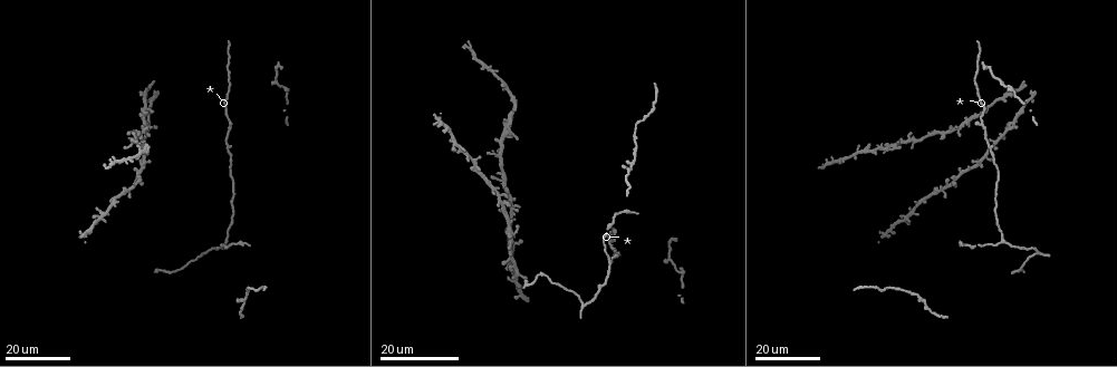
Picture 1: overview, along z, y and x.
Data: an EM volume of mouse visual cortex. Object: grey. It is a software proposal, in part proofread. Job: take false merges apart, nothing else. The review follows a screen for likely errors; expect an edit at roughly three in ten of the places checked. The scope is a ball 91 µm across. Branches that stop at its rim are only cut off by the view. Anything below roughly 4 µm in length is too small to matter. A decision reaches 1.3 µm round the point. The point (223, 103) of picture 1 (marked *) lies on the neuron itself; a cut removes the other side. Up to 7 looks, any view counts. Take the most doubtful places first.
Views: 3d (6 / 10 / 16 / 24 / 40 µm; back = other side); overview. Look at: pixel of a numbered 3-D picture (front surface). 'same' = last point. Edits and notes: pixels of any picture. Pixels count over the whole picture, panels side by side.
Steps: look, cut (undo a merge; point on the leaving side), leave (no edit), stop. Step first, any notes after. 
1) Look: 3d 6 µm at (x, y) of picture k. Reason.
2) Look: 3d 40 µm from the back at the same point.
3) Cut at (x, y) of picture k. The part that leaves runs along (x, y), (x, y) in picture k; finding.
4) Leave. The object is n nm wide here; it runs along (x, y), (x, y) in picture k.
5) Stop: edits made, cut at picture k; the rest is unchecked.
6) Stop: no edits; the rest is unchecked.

Look: 3d 16 µm at (888, 149) of picture 1. Small branch off a trunk.

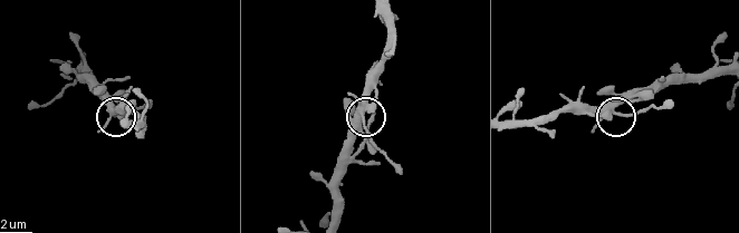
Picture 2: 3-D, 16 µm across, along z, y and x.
Look: 3d 6 µm at (364, 115) of picture 2.

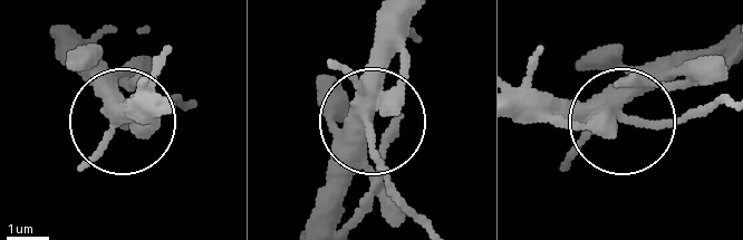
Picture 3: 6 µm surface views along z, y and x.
Leave. The object is 360 nm wide here; all the same neuron.

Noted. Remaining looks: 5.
Look: 3d 24 µm at (926, 300) of picture 1. Three-way junction.

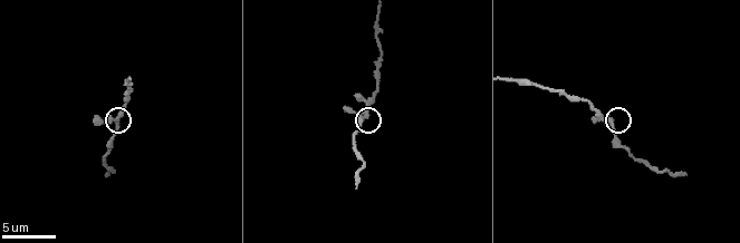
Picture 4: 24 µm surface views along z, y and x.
Look: 3d 10 µm at (365, 111) of picture 4.

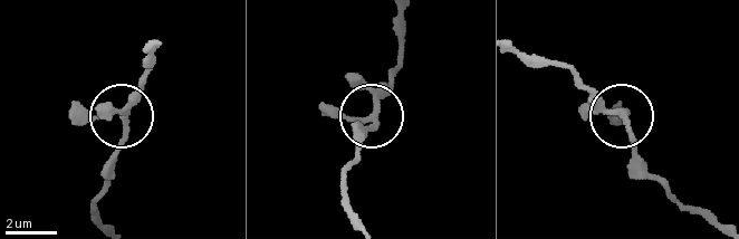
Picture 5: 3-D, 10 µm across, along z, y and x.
Leave. 3 arms meet here; one neuron here.

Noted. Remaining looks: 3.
Look: 3d 24 µm at (610, 261) of picture 1. Three-way junction.

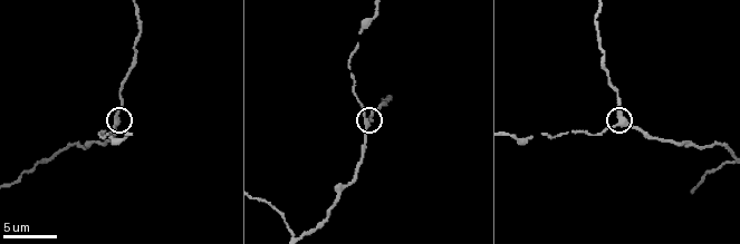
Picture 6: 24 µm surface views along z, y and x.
Look: 3d 6 µm at (621, 126) of picture 6.

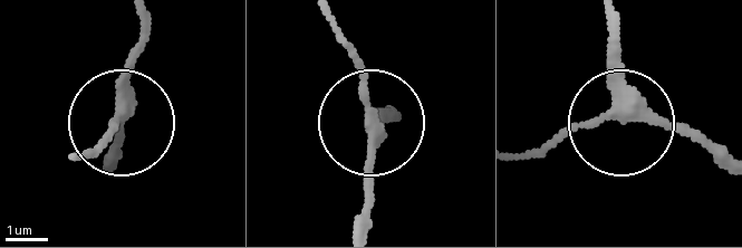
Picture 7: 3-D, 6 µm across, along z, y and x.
Leave. The object is 250 nm wide here; it runs along (610, 20), (625, 113), (724, 149) in picture 7; continuous, no second neuron.

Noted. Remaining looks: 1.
Stop: no edits; the rest is unchecked.

